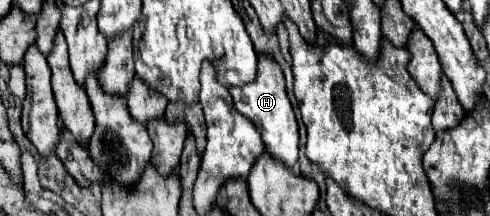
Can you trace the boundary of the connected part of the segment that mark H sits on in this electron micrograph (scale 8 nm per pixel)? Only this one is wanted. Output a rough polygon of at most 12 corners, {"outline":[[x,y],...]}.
{"outline":[[259,57],[255,83],[231,87],[267,153],[293,171],[299,125],[281,67]]}

